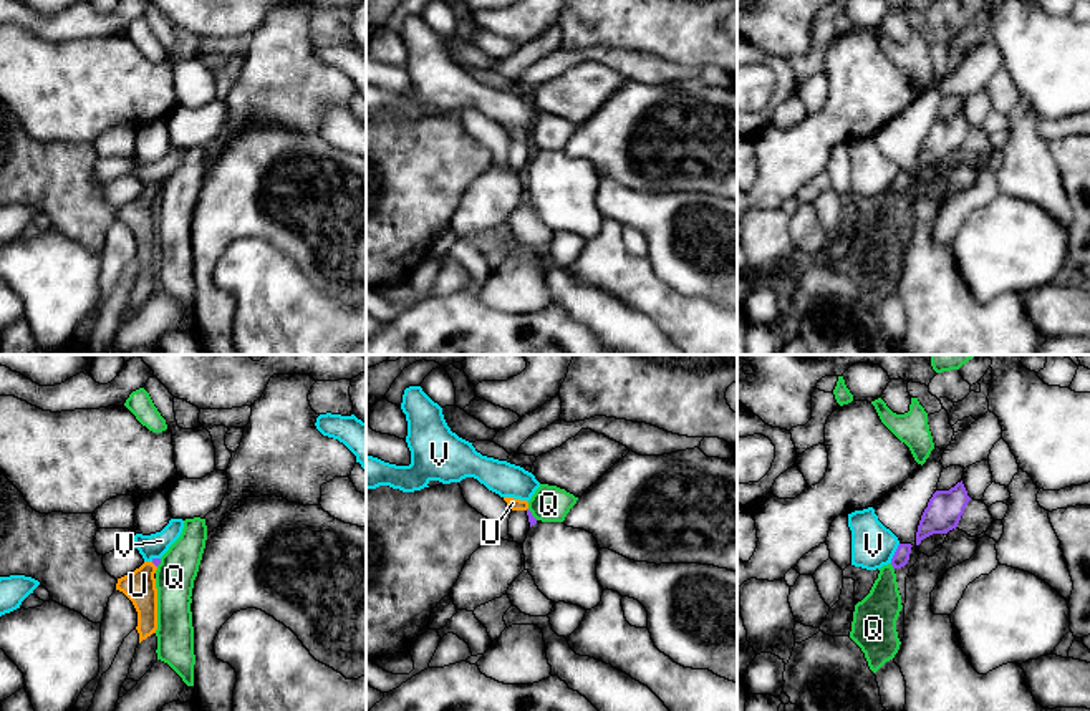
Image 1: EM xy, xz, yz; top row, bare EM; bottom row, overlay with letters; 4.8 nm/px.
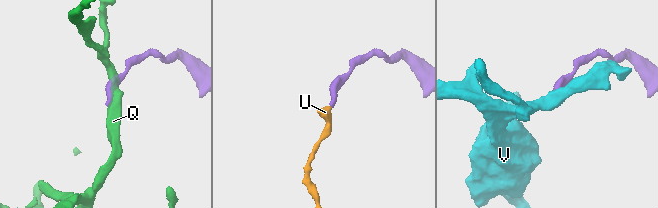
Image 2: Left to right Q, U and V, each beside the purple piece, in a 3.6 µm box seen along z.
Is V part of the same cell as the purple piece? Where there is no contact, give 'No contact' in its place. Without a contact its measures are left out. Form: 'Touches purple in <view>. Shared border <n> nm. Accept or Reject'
Touches purple in yz. Shared border 110 nm. Reject

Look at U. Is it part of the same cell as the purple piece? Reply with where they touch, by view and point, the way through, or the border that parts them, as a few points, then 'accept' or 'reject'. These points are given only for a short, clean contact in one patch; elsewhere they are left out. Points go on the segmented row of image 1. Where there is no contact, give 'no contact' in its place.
xy (154, 564) | across xy (156, 562), (154, 564), (144, 574), (139, 587) | accept

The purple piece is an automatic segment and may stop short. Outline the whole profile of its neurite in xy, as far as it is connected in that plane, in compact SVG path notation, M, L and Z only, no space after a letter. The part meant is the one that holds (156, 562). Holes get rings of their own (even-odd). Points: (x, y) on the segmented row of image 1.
M161 559L144 562L134 572L118 578L116 590L123 592L137 612L139 643L157 630L157 588L154 573Z

